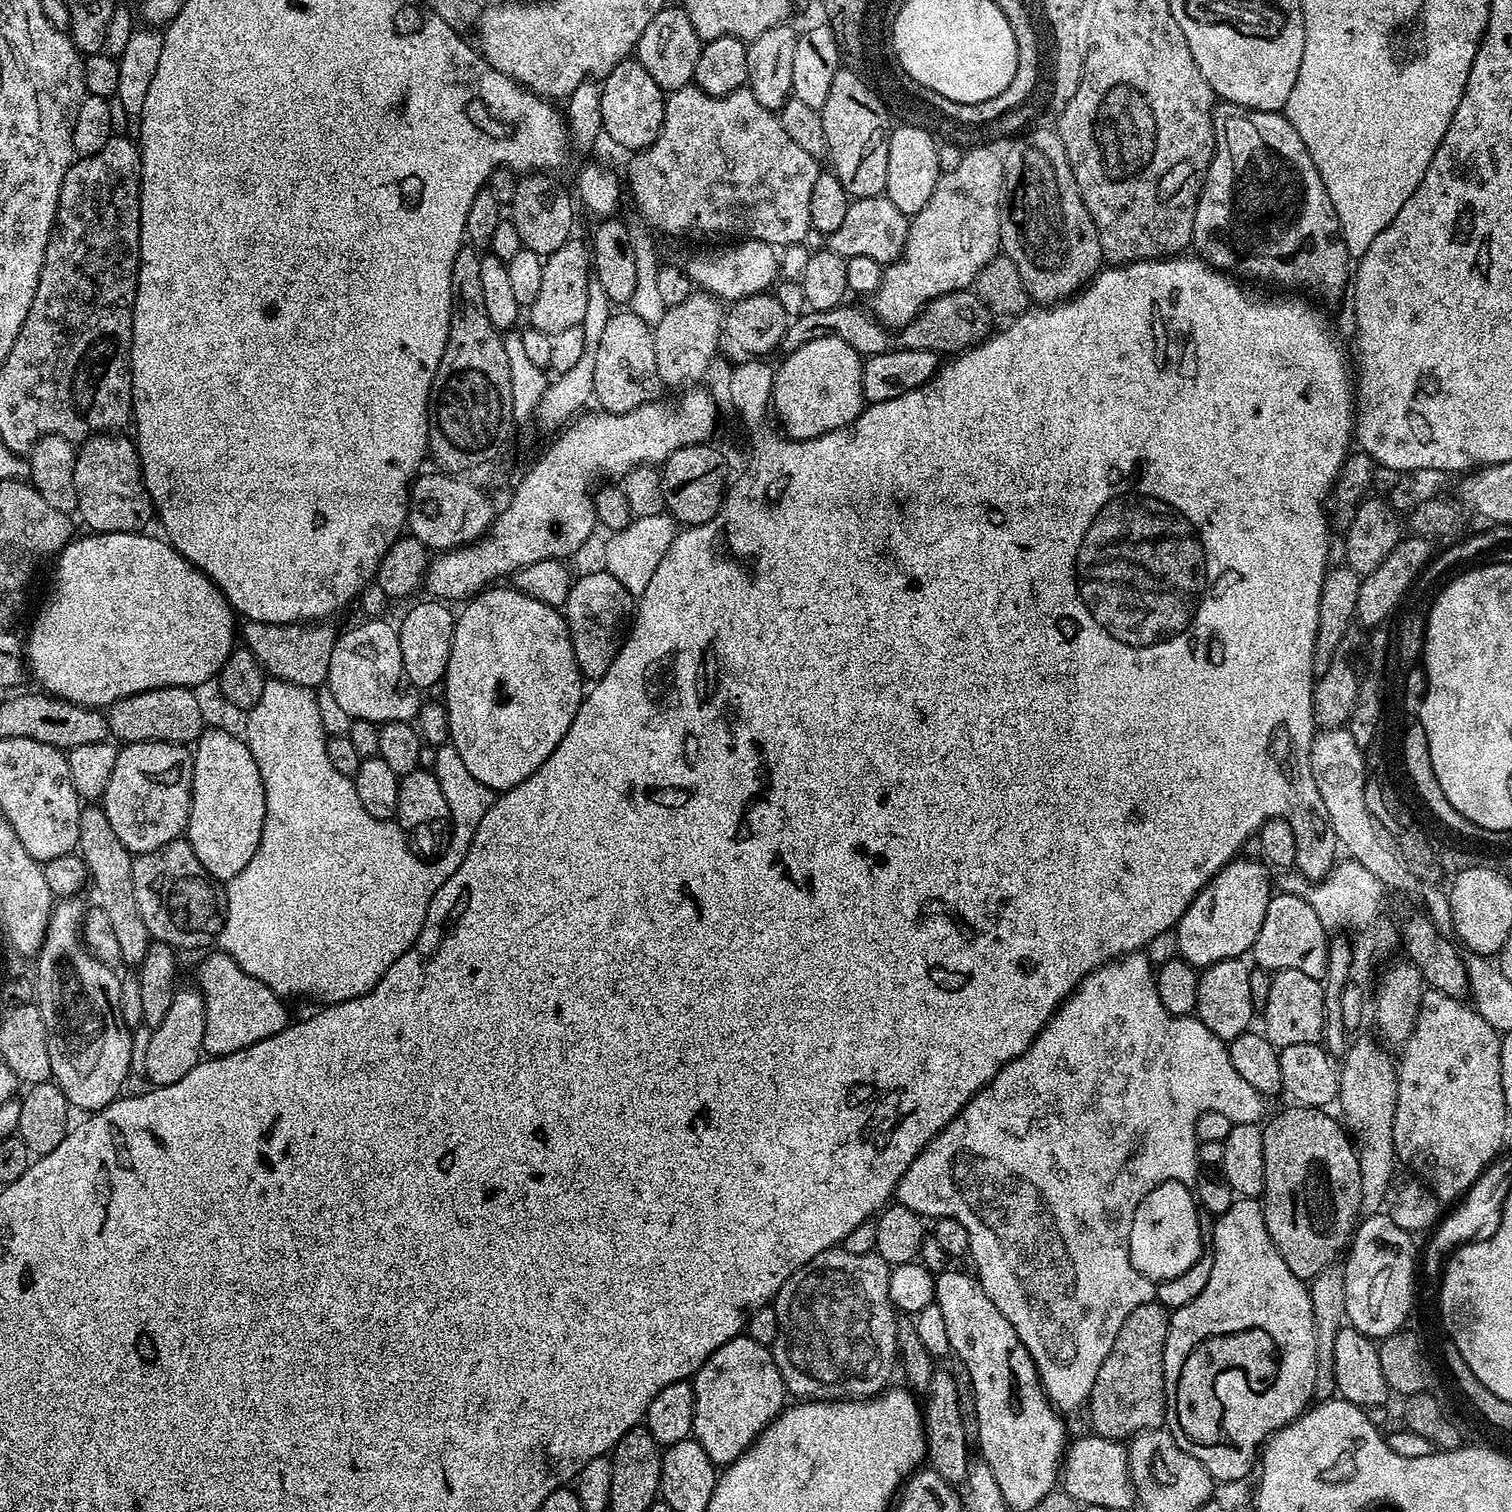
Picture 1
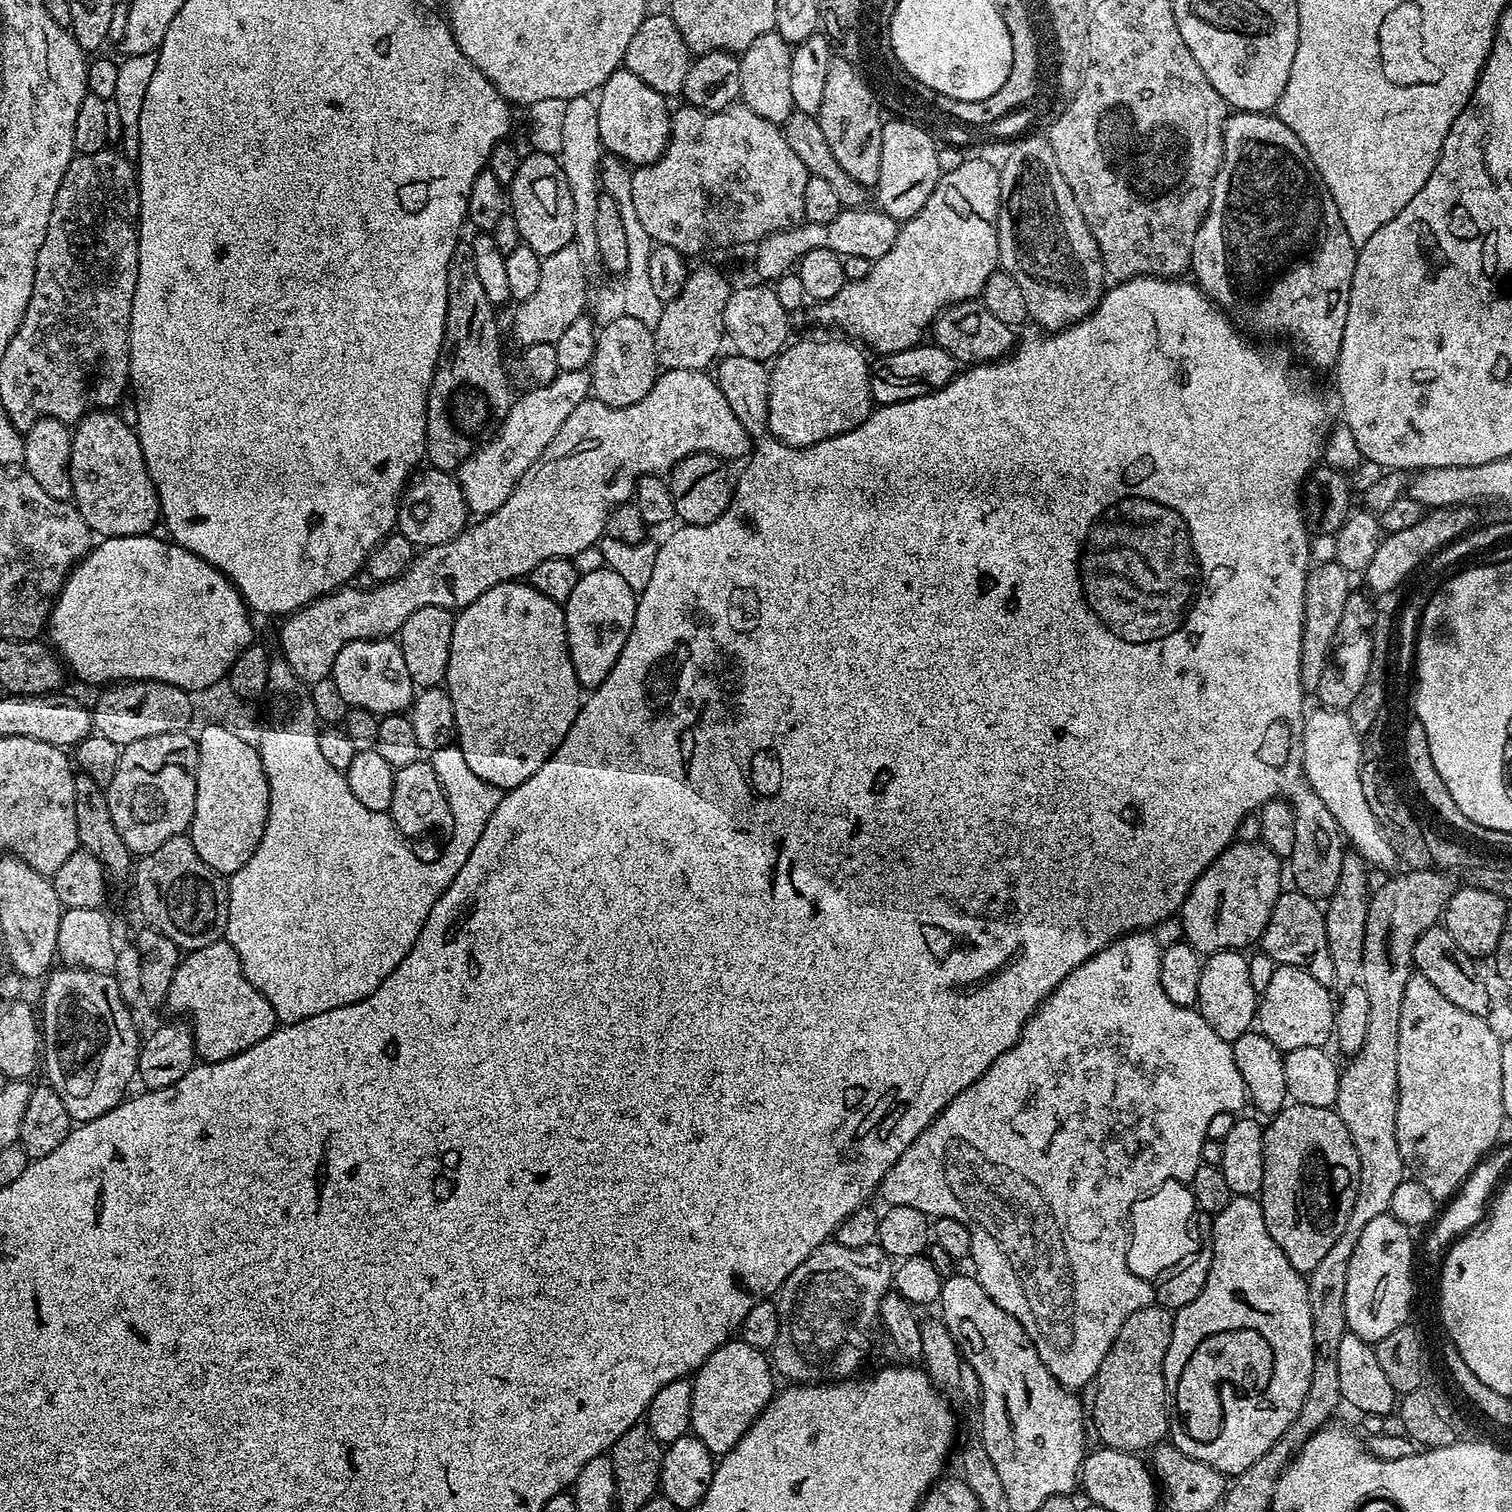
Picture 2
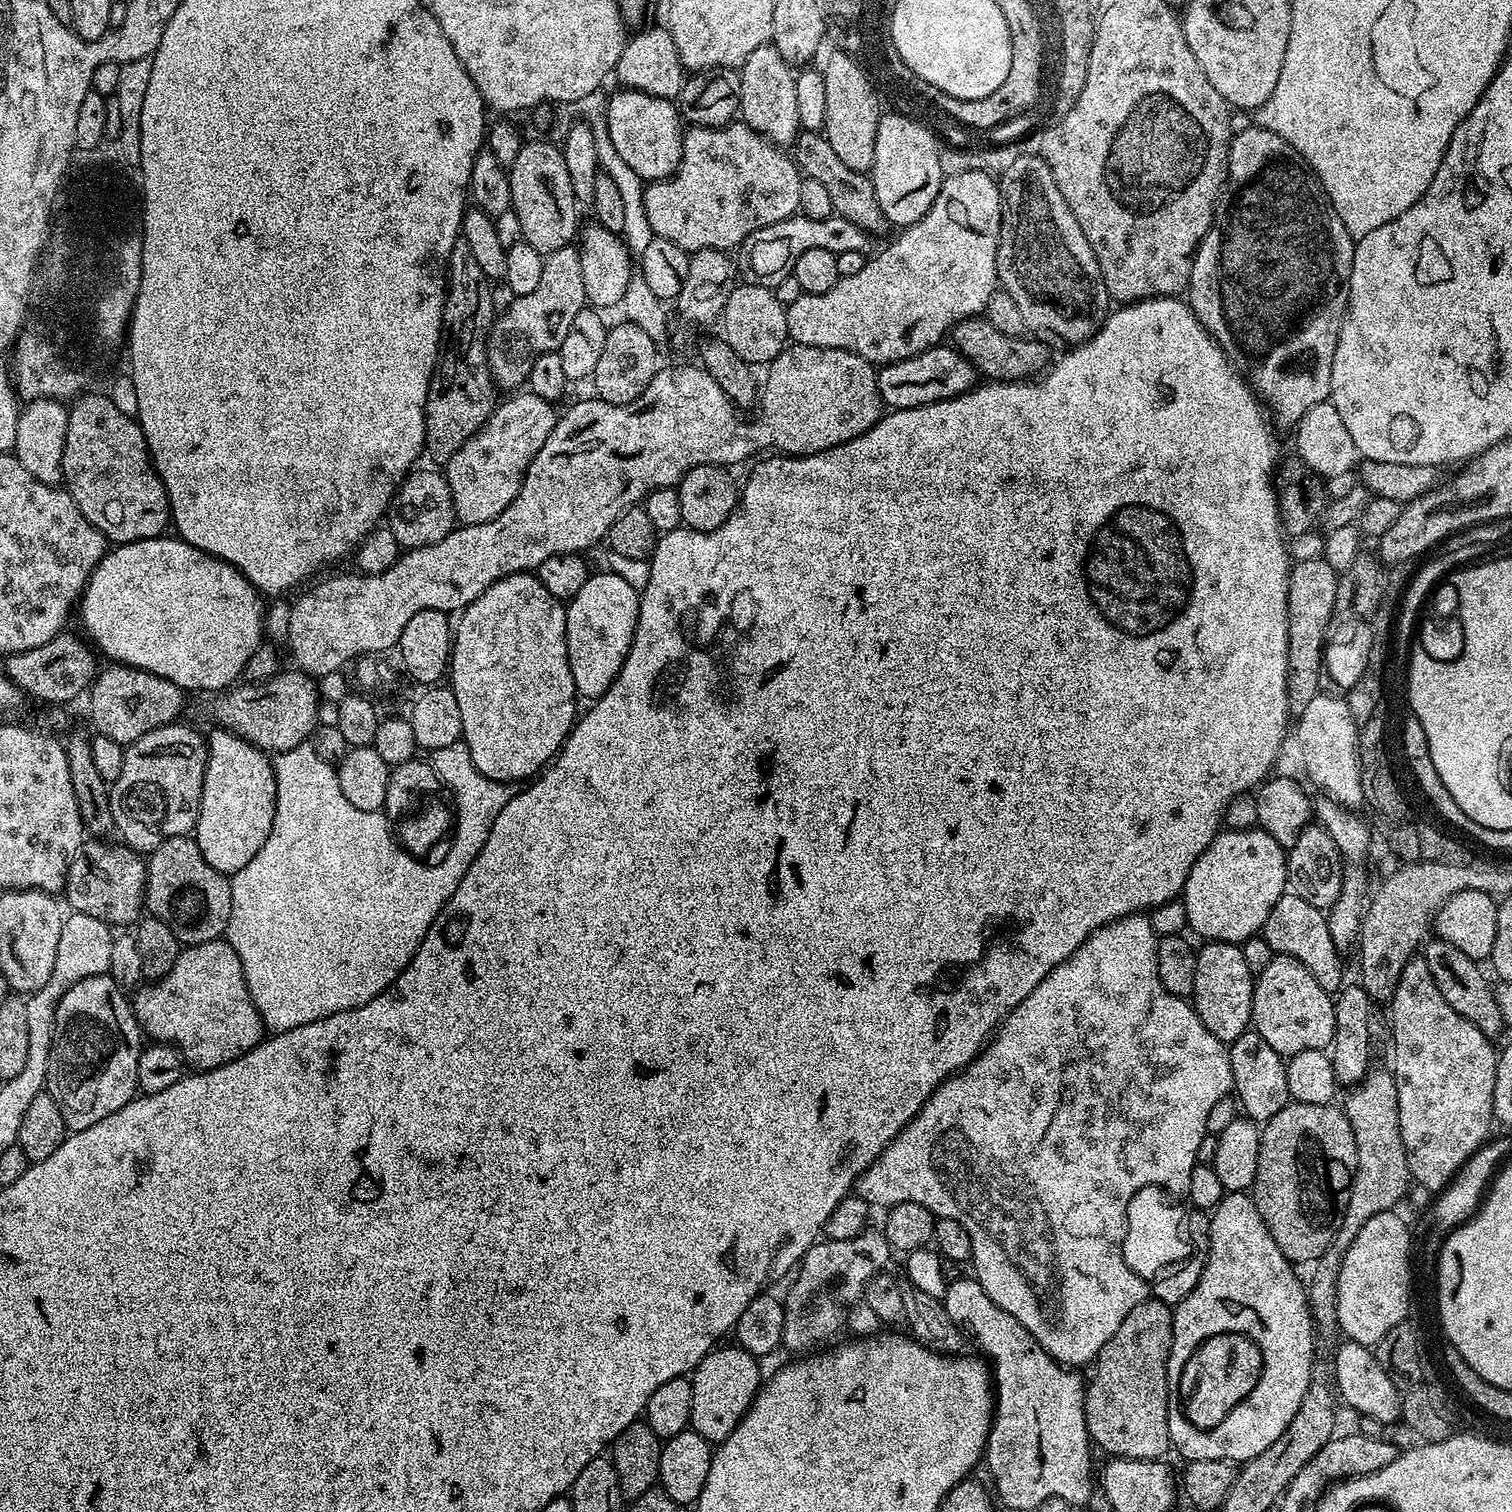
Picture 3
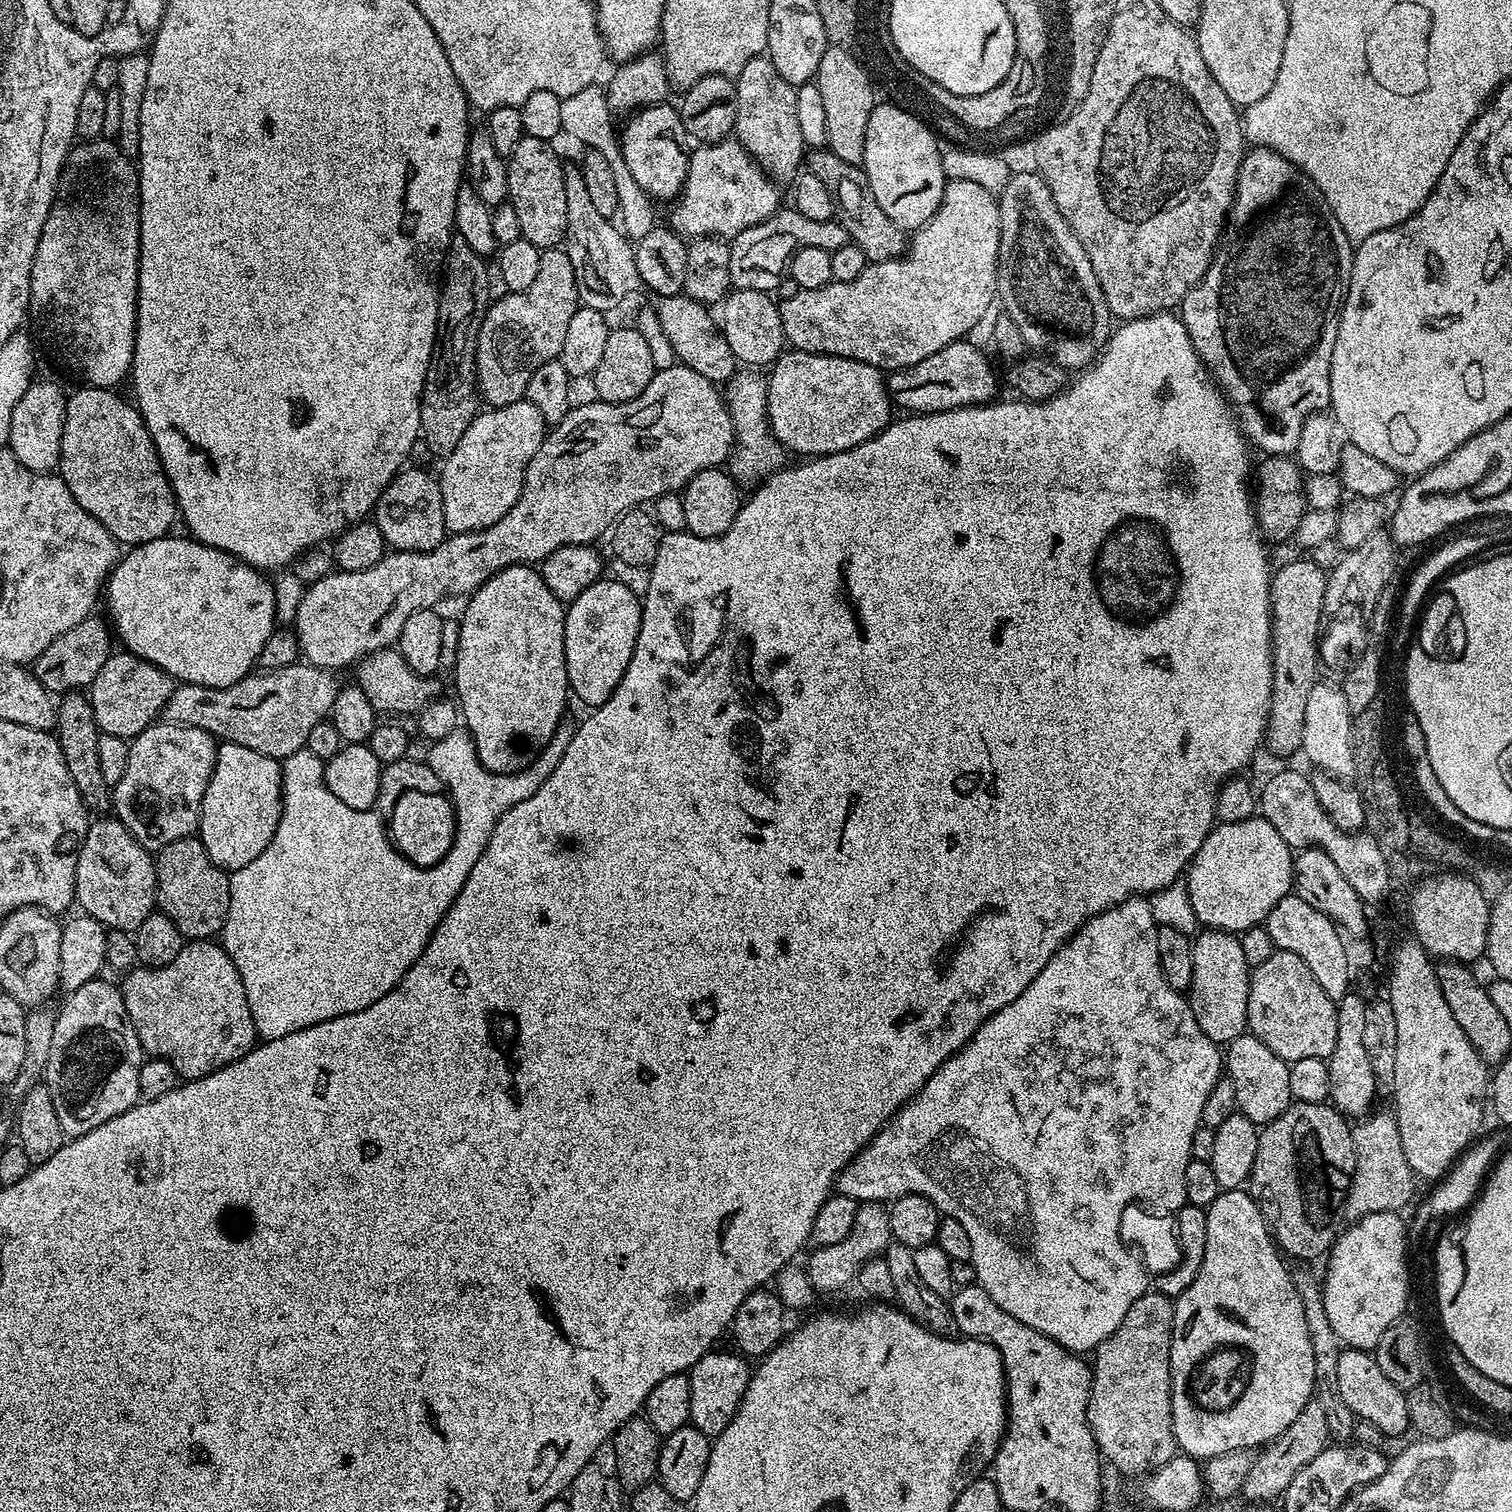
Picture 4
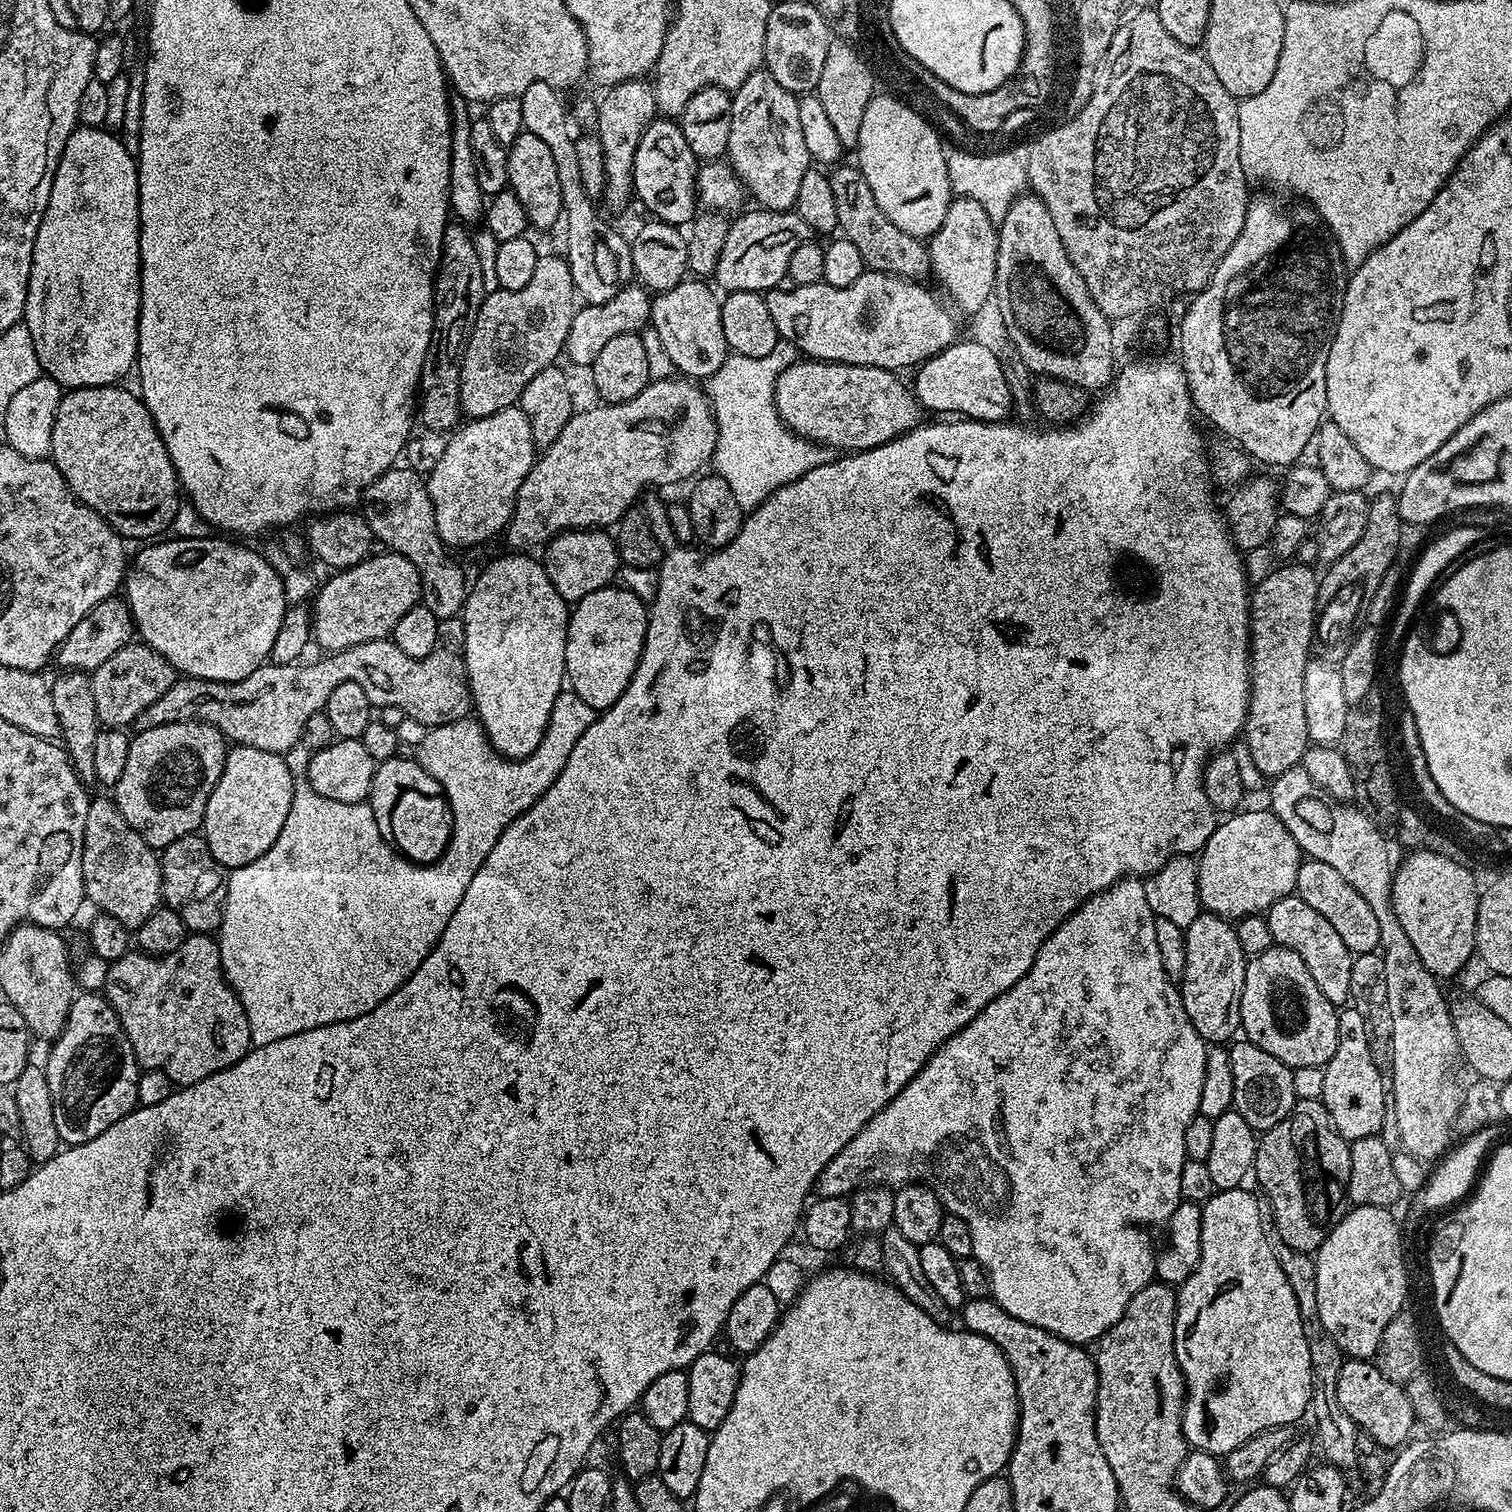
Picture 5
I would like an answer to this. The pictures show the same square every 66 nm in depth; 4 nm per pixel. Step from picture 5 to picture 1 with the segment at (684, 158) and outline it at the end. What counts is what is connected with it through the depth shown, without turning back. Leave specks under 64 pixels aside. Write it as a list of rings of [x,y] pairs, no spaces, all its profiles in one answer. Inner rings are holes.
[[[635,58],[623,60],[610,69],[599,87],[603,135],[627,150],[639,150],[653,144],[664,125],[666,93],[650,74],[646,74],[642,65]]]

